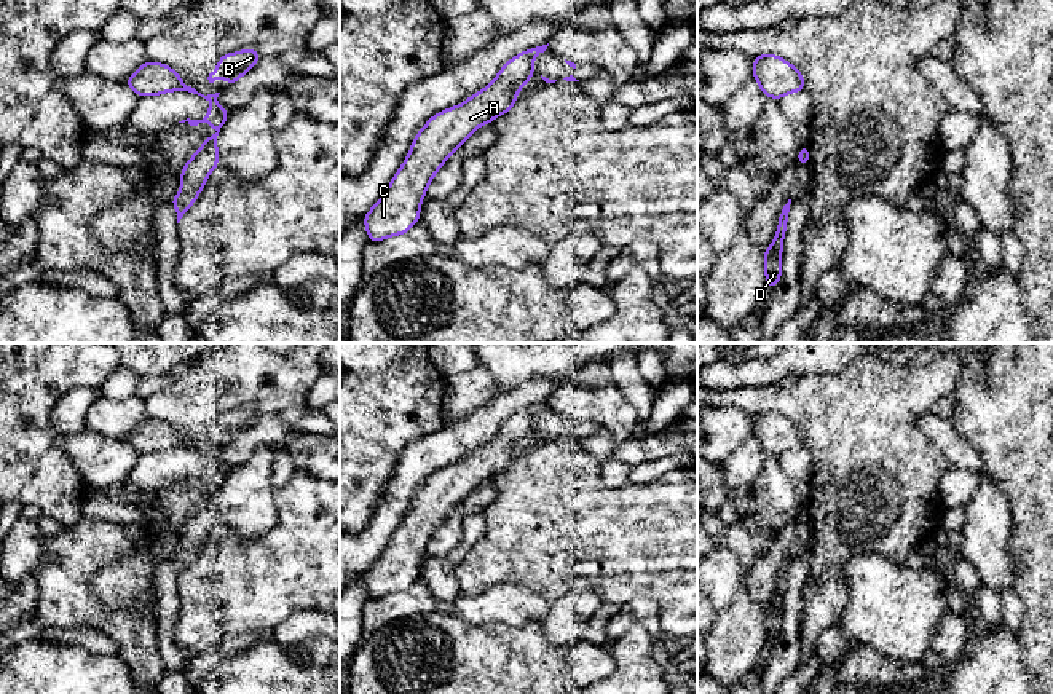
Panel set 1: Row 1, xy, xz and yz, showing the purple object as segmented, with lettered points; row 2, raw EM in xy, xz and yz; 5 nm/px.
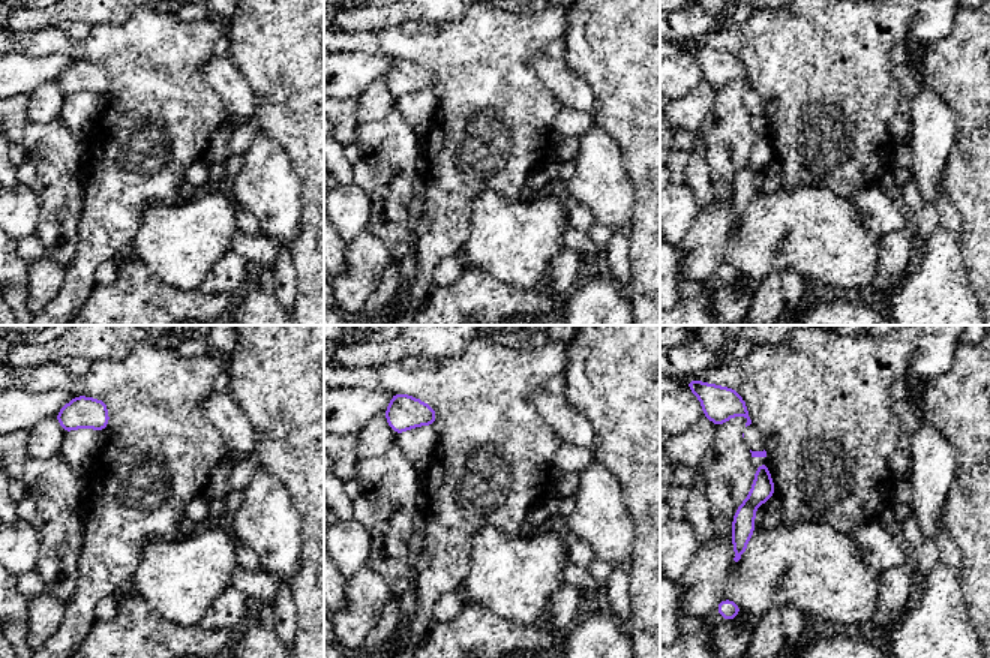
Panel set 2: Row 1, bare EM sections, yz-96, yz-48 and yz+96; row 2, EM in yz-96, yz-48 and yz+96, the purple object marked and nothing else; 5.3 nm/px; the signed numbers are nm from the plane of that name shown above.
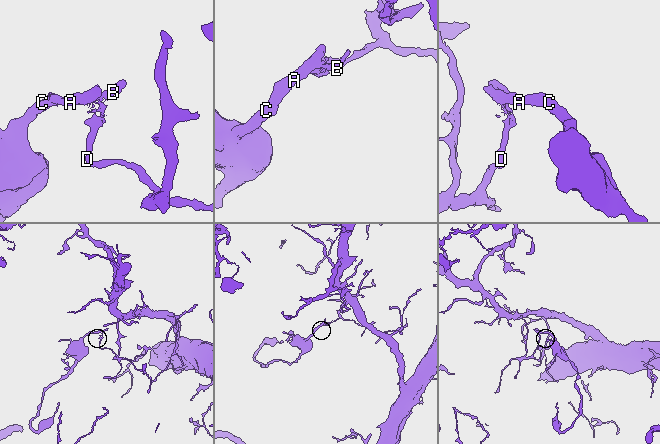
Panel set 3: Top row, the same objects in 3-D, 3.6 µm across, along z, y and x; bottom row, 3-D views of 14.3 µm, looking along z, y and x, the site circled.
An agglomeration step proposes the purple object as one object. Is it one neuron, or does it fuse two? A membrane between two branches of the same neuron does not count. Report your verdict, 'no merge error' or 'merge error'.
merge error

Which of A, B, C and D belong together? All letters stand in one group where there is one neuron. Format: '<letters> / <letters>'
A C / B D

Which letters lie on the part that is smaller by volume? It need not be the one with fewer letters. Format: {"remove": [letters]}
{"remove": ["A", "C"]}

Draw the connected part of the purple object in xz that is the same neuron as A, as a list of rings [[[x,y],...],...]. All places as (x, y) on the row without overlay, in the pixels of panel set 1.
[[[547,402],[530,405],[507,418],[496,436],[461,463],[434,474],[413,495],[412,506],[385,552],[364,573],[370,600],[404,592],[420,578],[421,558],[440,523],[482,482],[512,467],[515,451],[536,431],[533,418]]]

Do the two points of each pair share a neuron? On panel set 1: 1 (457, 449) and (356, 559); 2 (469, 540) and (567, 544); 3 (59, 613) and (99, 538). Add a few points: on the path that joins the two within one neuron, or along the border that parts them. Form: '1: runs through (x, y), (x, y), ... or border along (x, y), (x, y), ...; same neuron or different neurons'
1: runs through (425, 465), (399, 490), (382, 527); same neuron
2: border along (482, 512), (485, 533), (455, 567); different neurons
3: runs through (64, 594), (67, 571), (80, 557); same neuron

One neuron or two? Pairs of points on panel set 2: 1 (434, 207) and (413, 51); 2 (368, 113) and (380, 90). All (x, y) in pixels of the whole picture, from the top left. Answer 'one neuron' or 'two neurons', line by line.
1: one neuron
2: one neuron

